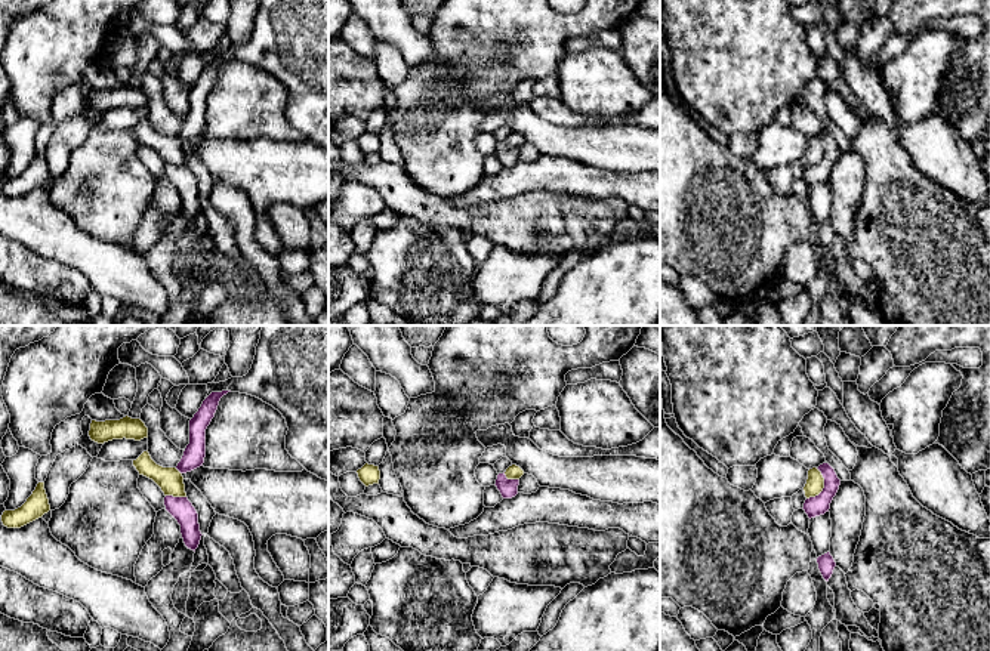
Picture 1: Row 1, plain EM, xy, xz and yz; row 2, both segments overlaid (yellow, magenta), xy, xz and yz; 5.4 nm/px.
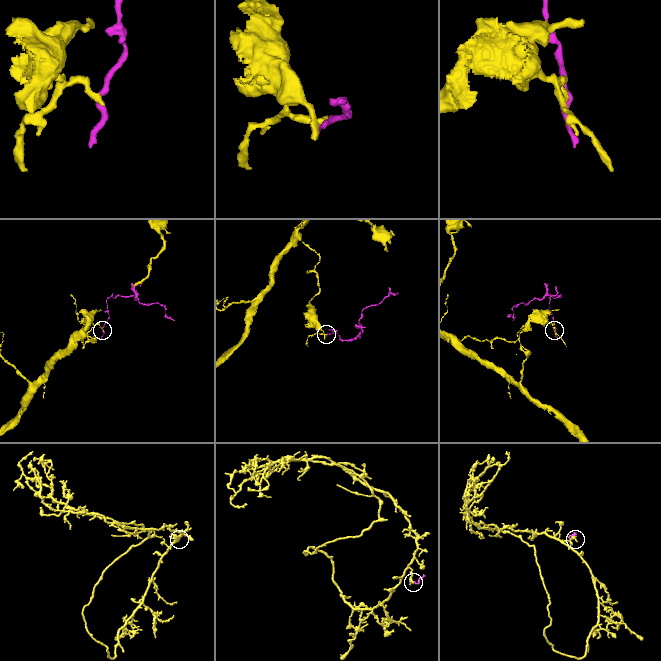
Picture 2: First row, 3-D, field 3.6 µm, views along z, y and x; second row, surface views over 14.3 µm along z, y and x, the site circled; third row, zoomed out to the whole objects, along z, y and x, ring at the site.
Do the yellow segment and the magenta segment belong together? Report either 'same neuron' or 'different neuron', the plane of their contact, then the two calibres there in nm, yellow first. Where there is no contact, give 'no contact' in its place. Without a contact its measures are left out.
different neuron; contact in yz; calibres 100 and 110 nm

